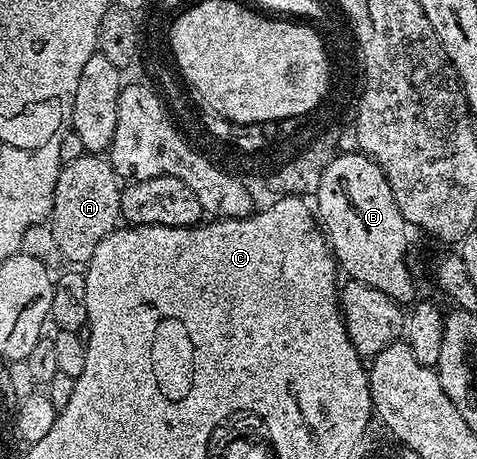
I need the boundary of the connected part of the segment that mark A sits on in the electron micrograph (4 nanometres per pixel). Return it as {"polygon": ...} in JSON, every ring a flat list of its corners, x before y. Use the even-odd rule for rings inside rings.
{"polygon":[[85,153,84,155,78,157,77,160,70,161,69,163,63,164,60,169,60,176,56,182,56,188,52,194,52,214,50,216,50,226,52,232,54,233,54,241,58,241,58,249,60,250,61,256,65,260,69,259,69,264,72,265,84,265,87,264,88,260,92,258,94,249,97,245,106,238,111,231,117,230,118,224,121,222,122,216,120,214,120,193,122,190,122,180,119,175,117,175,116,170,113,169,111,163,108,162,107,158,100,153]]}

